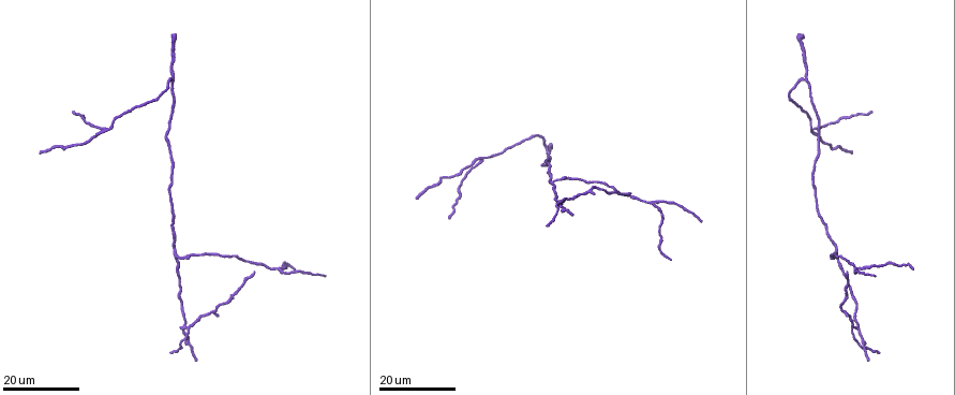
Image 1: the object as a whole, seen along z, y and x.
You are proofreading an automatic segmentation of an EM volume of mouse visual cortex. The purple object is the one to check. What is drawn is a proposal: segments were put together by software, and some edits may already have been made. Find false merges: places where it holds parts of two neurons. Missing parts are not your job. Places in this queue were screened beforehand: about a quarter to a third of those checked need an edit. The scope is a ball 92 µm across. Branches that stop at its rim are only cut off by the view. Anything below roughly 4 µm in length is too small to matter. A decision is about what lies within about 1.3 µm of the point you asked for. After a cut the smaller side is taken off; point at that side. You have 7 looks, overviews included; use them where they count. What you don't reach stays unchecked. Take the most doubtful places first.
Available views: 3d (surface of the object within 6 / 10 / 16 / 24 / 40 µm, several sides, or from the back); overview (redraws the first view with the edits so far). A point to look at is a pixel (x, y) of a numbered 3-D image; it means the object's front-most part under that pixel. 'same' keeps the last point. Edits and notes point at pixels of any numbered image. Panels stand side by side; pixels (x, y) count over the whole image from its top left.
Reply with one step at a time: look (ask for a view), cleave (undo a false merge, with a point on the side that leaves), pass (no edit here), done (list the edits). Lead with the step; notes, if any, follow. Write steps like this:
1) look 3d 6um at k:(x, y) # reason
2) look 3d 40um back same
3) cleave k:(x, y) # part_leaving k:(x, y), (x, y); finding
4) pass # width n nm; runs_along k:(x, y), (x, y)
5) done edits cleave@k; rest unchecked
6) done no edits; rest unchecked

look 3d 16um at 1:(104, 128) # three arms meet

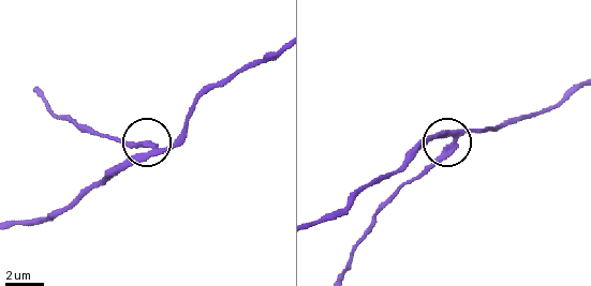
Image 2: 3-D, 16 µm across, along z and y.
look 3d 6um at 2:(453, 141) # closer look

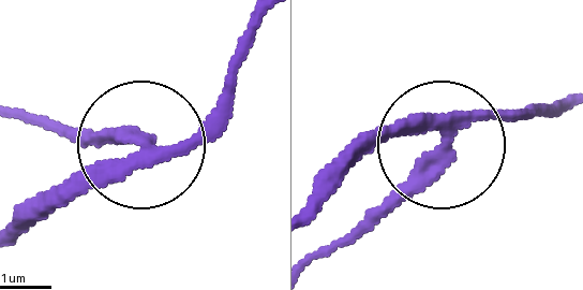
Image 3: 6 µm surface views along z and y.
cleave 3:(104, 129) # width 280 nm; two neurons meet here

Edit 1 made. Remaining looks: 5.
look overview

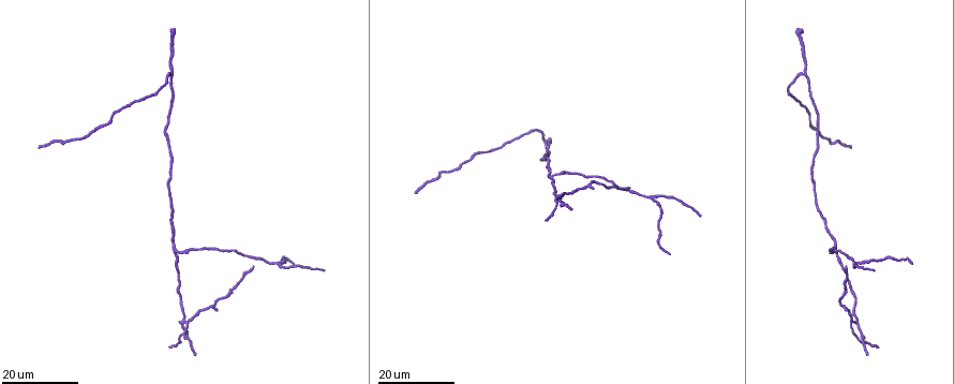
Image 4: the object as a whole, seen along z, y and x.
look 3d 16um at 4:(181, 322) # four arms meet

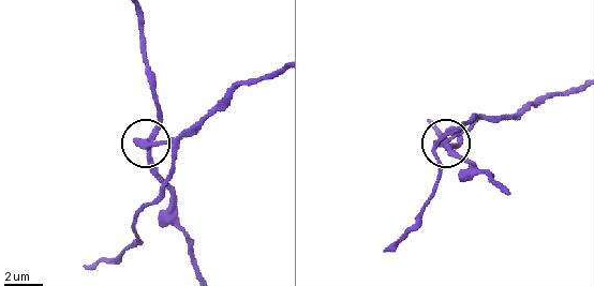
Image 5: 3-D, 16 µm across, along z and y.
look 3d 6um at 5:(149, 146)

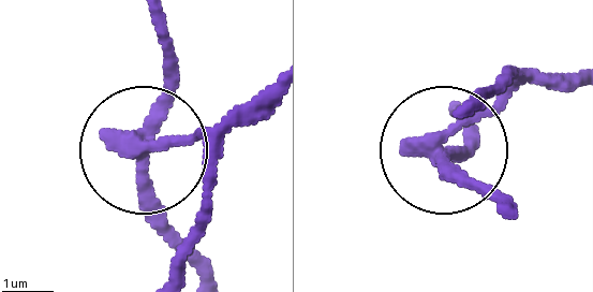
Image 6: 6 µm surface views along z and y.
cleave 6:(191, 137) # arms 4; part_leaving 6:(141, 141), (188, 141), (264, 111); two neurons meet here

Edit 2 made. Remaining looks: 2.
look 3d 24um at 4:(274, 265) # three arms meet

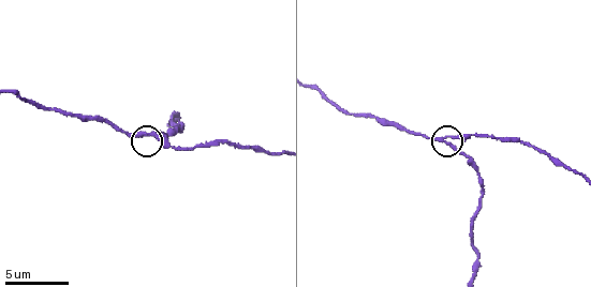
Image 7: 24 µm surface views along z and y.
look 3d 10um at 7:(142, 132) # closer look

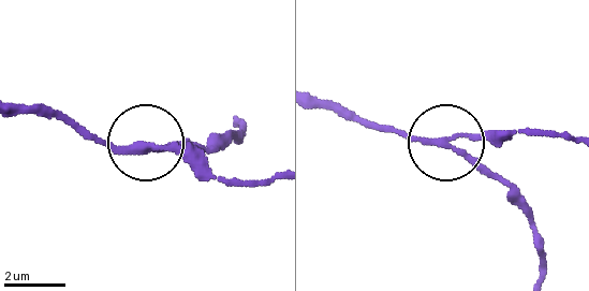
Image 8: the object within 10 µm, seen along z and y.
pass # width 220 nm; continuous, no second neuron

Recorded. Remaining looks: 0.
done edits cleave@3, cleave@6; rest unchecked

